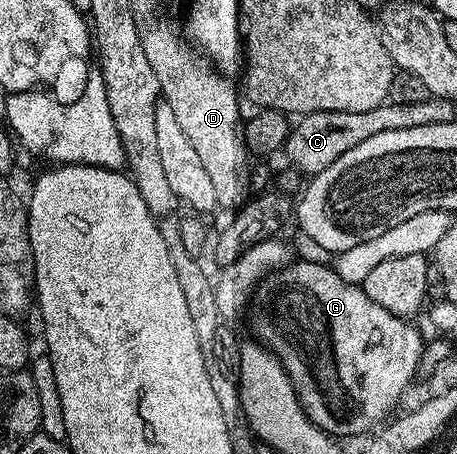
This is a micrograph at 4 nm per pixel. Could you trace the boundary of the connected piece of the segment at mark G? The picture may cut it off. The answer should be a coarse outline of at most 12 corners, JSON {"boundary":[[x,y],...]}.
{"boundary":[[326,262],[259,280],[253,339],[335,438],[424,360],[409,319]]}

